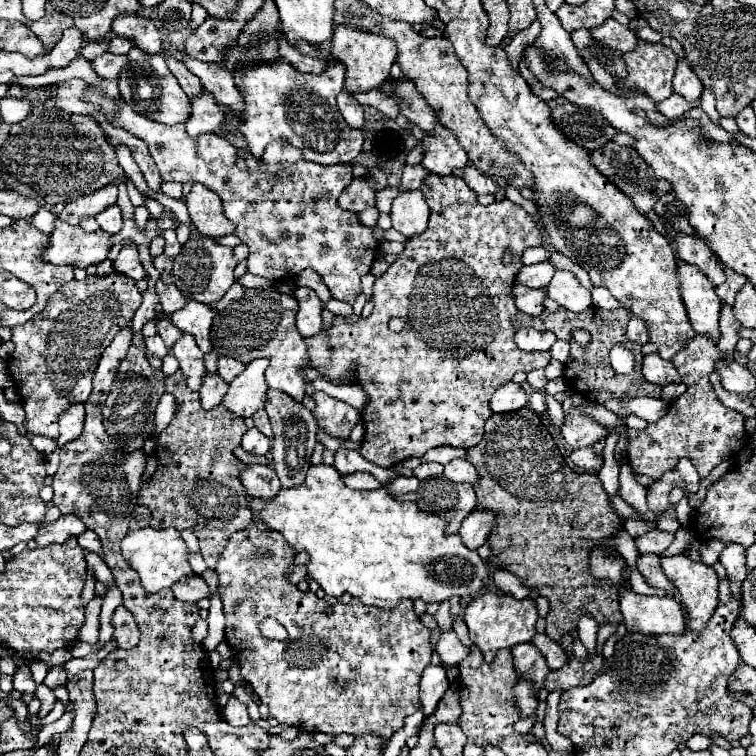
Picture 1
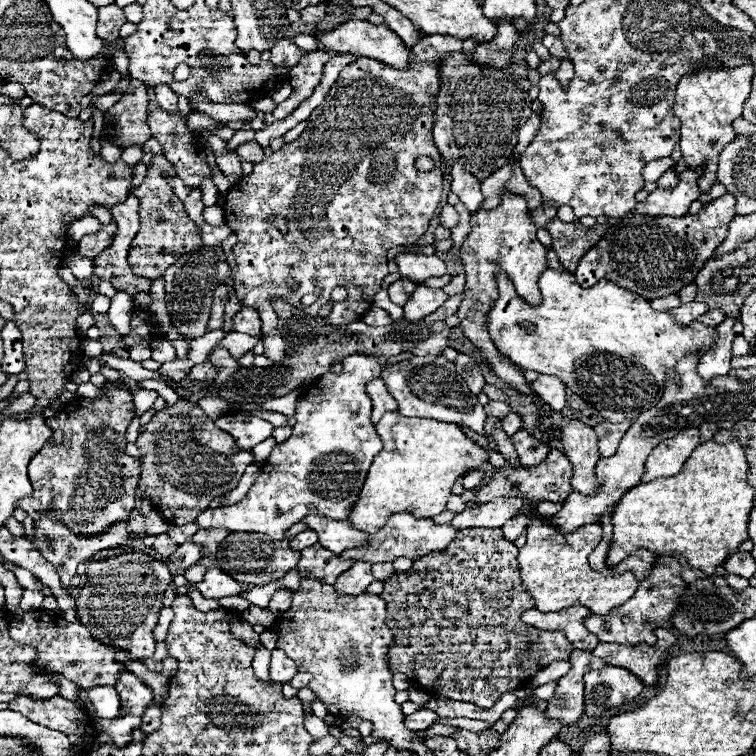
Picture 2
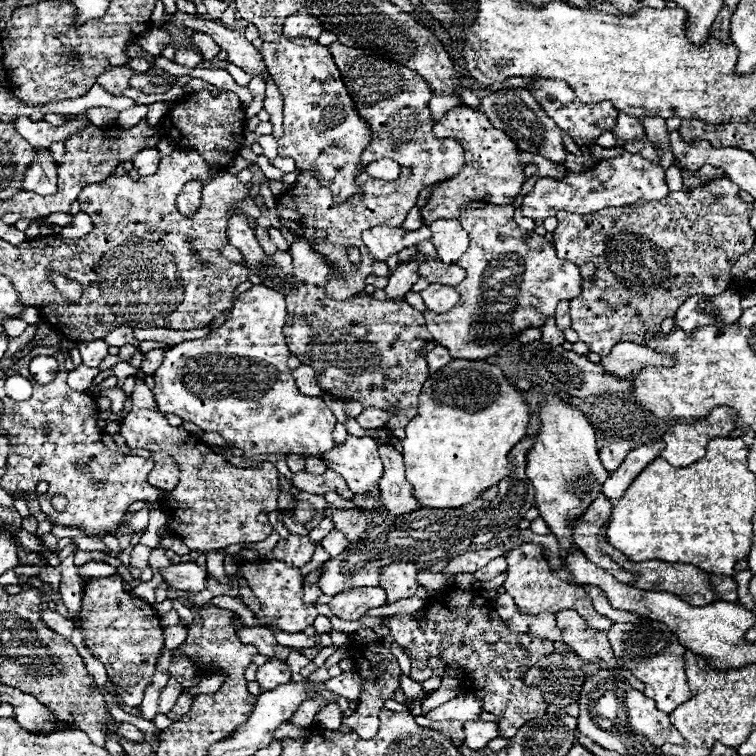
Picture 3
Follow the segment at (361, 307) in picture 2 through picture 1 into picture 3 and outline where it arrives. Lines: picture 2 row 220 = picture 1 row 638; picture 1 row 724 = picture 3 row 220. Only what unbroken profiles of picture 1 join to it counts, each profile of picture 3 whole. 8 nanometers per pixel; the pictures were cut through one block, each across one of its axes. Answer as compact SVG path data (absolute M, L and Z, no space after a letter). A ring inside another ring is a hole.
M332 42L330 52L336 60L336 66L342 74L342 80L352 96L368 98L368 104L396 96L396 112L360 112L360 116L370 124L372 128L372 142L362 152L362 166L368 166L372 162L378 162L382 158L394 160L402 170L400 176L392 182L378 182L378 178L372 178L364 172L356 176L356 184L360 186L360 194L346 200L342 206L334 204L332 194L328 188L320 186L316 180L316 172L300 172L298 182L278 200L276 212L286 224L300 226L300 228L314 228L324 230L328 234L328 240L322 244L314 244L314 248L320 254L326 254L336 266L342 268L346 274L344 280L330 274L328 282L328 294L334 300L346 300L350 296L356 296L366 286L366 276L372 274L372 258L366 258L366 250L362 244L362 232L366 228L372 228L376 224L388 224L388 226L400 226L406 218L406 214L416 206L418 192L426 186L432 186L440 180L448 180L454 174L462 170L464 162L464 150L456 140L438 140L432 134L432 116L430 116L430 100L432 92L428 84L418 76L418 72L412 72L410 68L400 66L398 62L384 60L368 50L356 50L348 48L340 42ZM354 246L360 250L362 260L358 266L354 266L348 260L346 248Z

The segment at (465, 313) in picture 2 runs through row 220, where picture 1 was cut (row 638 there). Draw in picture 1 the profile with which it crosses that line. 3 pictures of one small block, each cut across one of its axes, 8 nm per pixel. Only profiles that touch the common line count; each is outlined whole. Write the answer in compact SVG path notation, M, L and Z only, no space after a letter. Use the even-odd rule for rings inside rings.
M486 592L474 598L464 610L464 622L470 630L470 640L480 648L486 662L492 662L492 658L500 648L512 648L516 644L530 642L536 634L536 628L534 628L536 620L538 620L536 606L530 598L516 600L500 592Z

